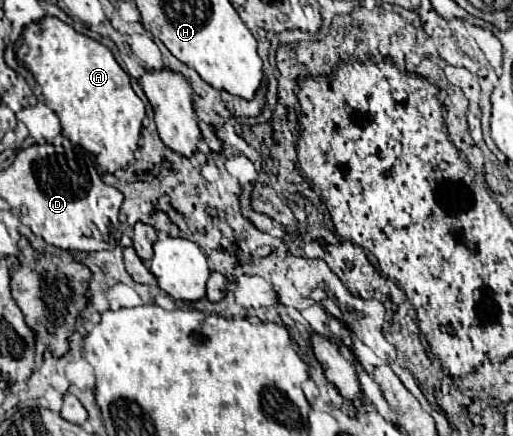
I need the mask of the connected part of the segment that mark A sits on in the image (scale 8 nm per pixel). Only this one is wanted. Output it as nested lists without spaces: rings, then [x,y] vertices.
[[[44,17],[24,29],[18,59],[34,75],[46,105],[60,117],[64,137],[94,153],[106,173],[114,173],[134,159],[144,103],[134,93],[130,77],[102,43],[74,31],[56,17]]]

